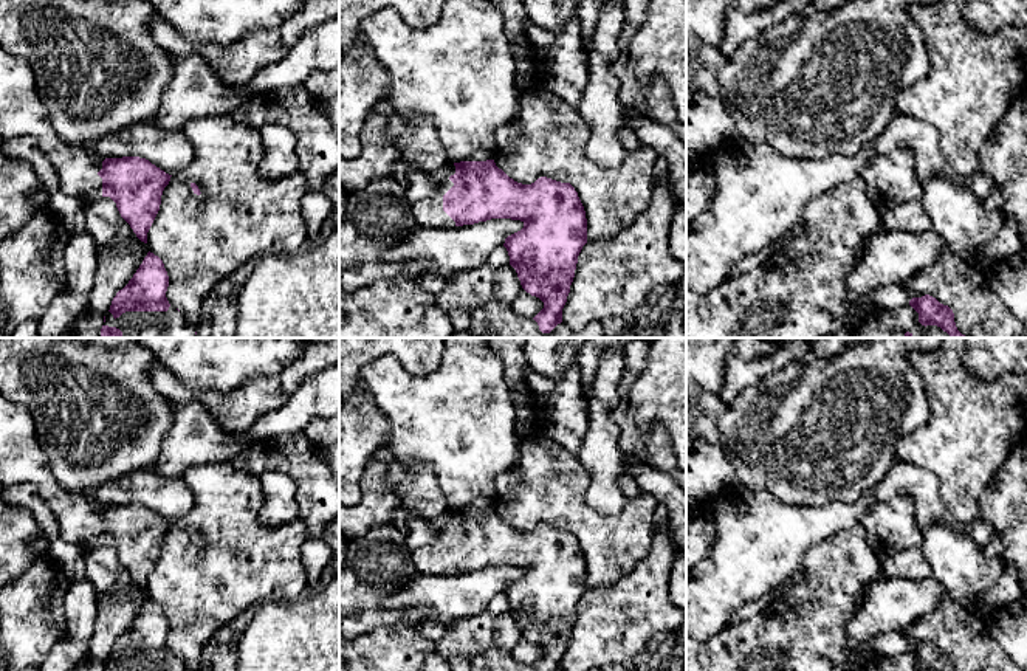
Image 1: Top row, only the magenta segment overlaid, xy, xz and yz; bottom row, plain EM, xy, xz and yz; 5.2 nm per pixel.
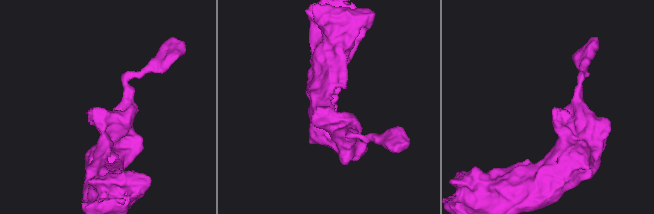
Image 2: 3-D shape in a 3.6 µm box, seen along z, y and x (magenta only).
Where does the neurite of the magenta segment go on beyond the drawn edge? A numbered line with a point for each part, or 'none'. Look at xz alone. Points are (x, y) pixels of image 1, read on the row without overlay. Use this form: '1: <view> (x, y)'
1: xz (425, 540)

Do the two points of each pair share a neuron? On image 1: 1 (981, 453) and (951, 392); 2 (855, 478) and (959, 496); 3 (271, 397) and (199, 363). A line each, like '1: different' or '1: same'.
1: same
2: different
3: different

